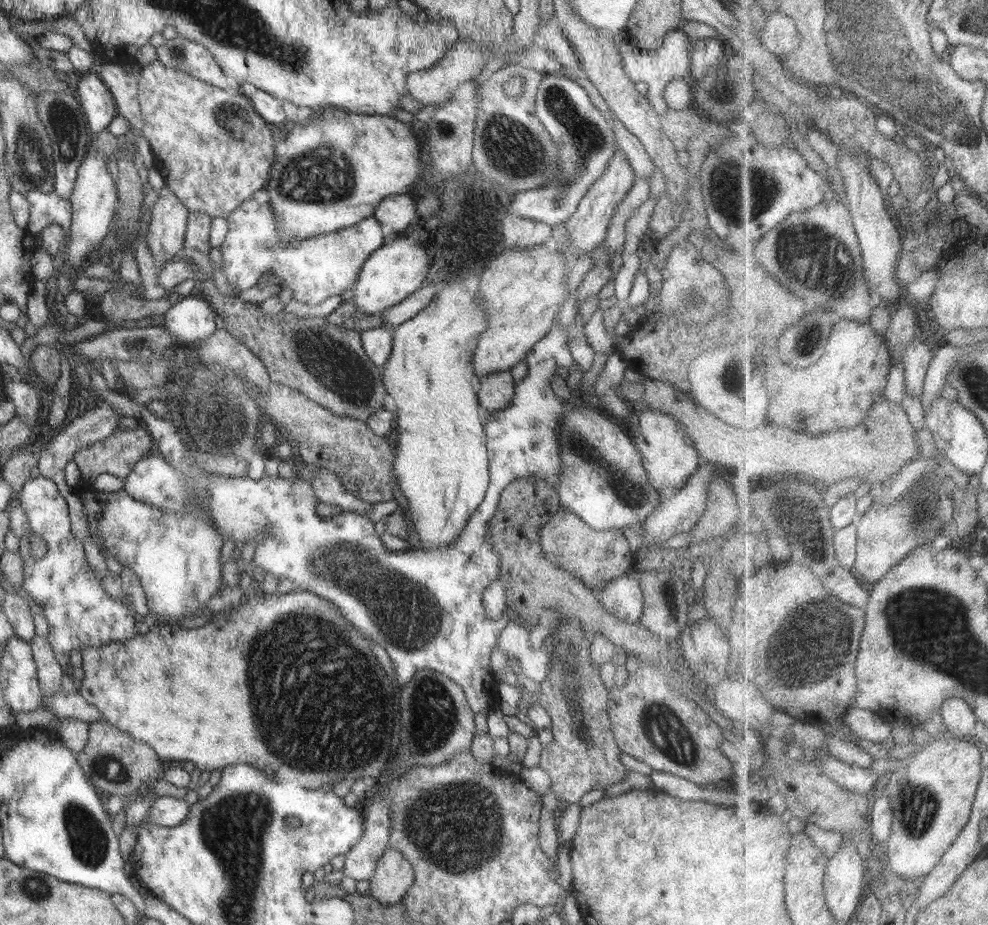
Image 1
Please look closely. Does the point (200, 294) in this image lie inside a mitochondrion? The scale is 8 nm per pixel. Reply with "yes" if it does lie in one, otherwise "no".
no

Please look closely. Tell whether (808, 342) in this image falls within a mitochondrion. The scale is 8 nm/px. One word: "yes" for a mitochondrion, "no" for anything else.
yes

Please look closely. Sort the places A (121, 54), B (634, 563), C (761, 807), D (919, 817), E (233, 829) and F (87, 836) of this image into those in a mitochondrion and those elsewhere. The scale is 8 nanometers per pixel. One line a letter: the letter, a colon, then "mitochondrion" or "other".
A: other
B: other
C: other
D: mitochondrion
E: mitochondrion
F: mitochondrion

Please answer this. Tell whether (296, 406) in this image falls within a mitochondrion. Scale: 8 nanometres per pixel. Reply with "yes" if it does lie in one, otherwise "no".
no

